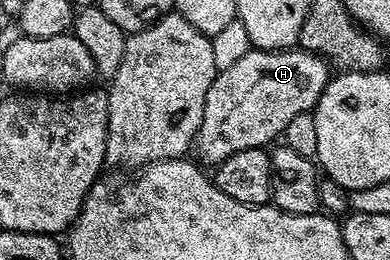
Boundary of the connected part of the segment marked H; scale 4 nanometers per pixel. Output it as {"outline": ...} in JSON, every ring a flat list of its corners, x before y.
{"outline":[[251,48,235,64,230,64,230,68,219,71,210,84,210,92,206,92,206,108,202,112,202,124,194,143,195,149,197,151,200,149,199,161,209,162,209,167,215,168,222,160,234,156,234,152,242,152,251,146,264,148,269,145,267,142,275,143,283,135,286,124,294,120,294,116,307,114,316,109,329,77,328,63,316,54,310,53,309,50]]}

